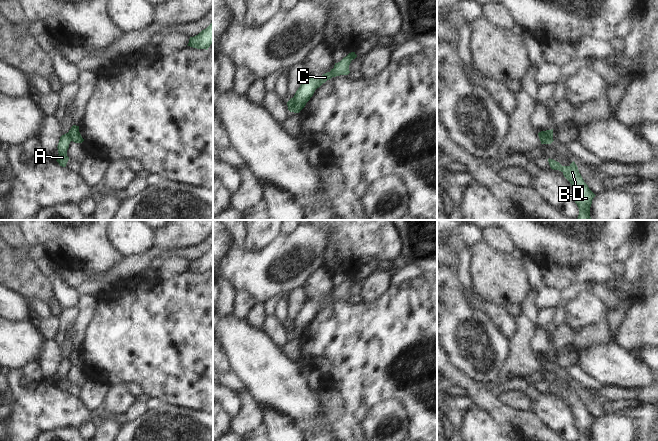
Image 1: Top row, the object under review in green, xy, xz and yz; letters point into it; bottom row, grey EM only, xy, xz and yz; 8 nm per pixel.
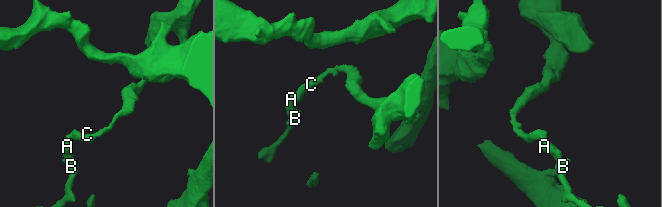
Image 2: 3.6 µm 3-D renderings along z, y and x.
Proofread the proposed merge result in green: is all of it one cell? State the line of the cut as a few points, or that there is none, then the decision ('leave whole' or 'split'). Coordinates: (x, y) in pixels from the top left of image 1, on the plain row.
cut xz (293, 322), (291, 335); split

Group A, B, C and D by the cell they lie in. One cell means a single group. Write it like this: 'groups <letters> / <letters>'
groups A B D / C

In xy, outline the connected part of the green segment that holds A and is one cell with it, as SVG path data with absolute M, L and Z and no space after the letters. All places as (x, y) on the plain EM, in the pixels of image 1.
M68 357L60 361L60 364L57 370L59 379L56 385L62 391L66 391L66 388L69 384L69 381L67 380L67 374L69 372L70 366L71 366L71 363Z

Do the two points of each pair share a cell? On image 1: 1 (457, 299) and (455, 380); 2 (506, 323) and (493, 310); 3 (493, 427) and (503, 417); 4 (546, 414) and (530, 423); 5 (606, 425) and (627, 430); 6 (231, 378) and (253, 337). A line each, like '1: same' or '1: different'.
1: different
2: same
3: different
4: different
5: same
6: different

